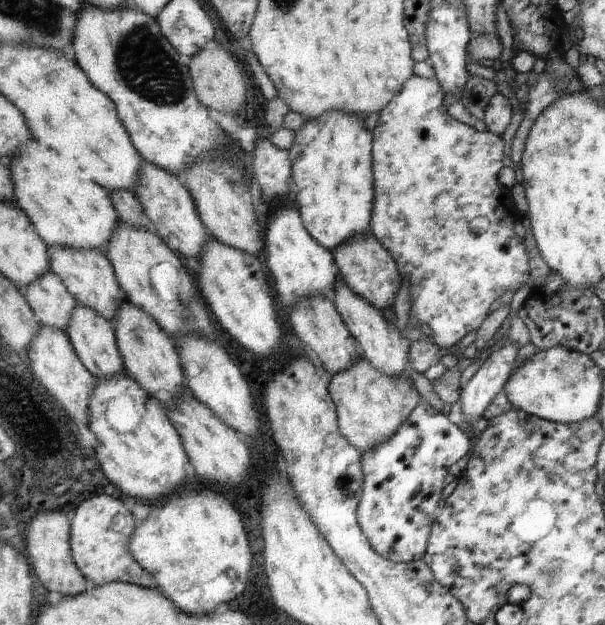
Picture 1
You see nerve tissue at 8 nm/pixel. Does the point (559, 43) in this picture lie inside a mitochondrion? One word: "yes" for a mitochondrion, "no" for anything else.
no

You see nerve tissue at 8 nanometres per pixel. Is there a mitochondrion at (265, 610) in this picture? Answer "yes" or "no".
no

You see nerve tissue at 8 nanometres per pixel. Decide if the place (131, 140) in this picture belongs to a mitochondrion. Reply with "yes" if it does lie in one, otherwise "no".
no

